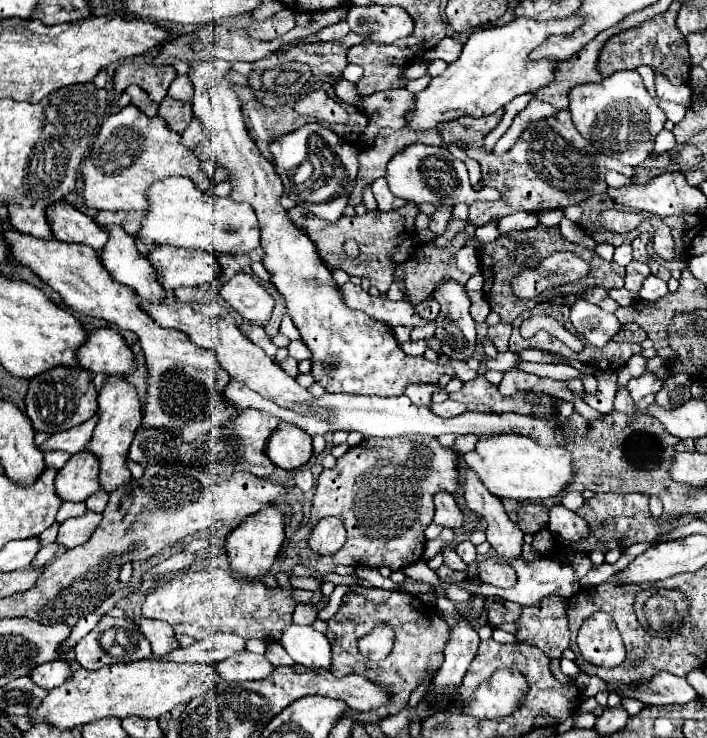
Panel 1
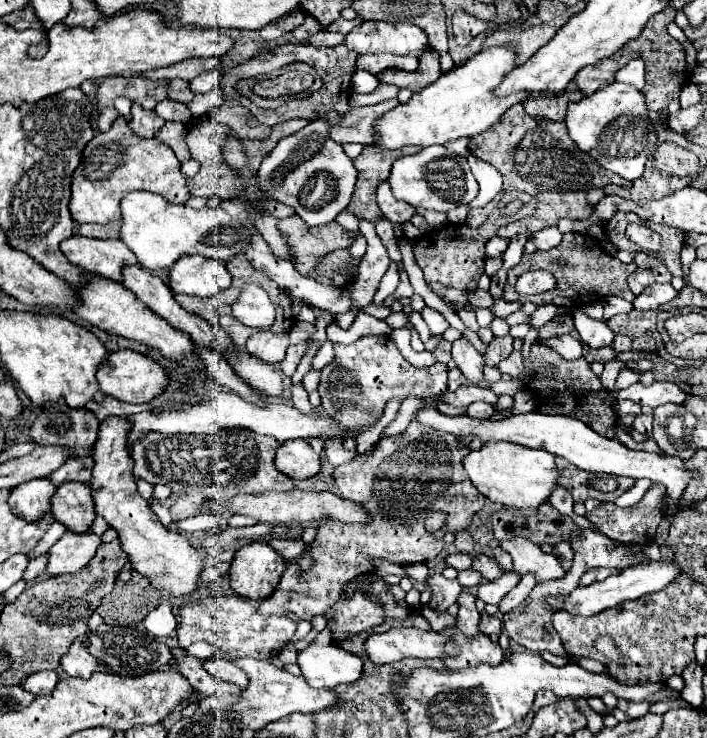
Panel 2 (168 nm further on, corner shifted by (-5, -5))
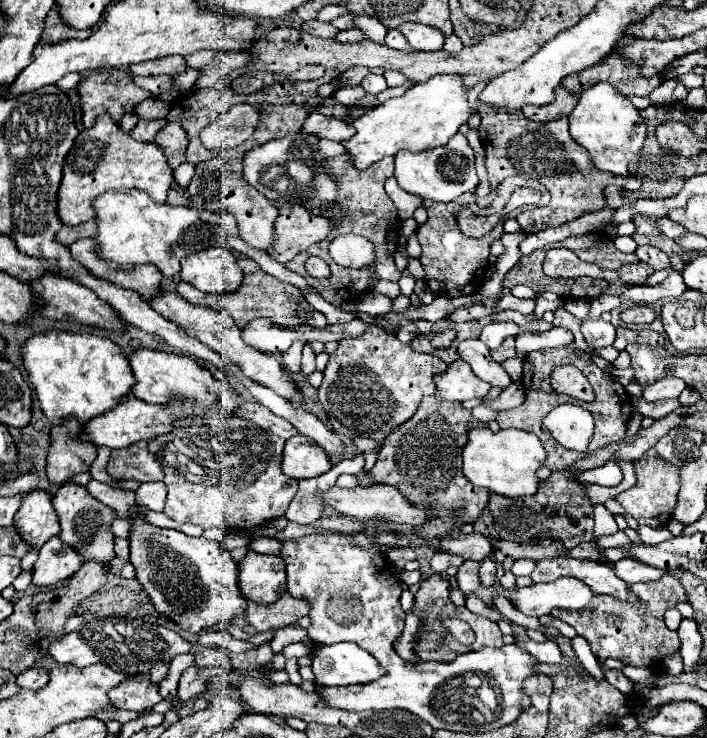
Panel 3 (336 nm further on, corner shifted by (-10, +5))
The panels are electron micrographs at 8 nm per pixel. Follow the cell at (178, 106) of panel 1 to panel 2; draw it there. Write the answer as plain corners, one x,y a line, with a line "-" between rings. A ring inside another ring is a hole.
165,123
163,129
155,135
161,143
167,143
167,147
173,149
179,163
189,161
189,149
185,143
185,125
183,123

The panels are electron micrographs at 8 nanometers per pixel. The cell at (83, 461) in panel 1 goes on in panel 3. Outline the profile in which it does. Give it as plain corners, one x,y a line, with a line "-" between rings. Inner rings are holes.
72,481
62,483
52,501
54,501
54,509
58,513
60,527
62,527
60,539
66,541
68,545
76,545
80,553
84,553
84,559
100,559
108,565
114,559
114,533
110,525
116,517
116,511
106,507
98,499
94,499
86,491
86,487

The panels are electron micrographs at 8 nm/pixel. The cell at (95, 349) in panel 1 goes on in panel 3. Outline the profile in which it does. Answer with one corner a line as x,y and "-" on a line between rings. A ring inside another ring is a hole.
136,349
130,357
130,367
136,377
136,385
132,387
132,395
146,403
166,403
176,417
194,417
204,415
210,409
232,411
236,407
236,393
228,385
228,381
216,381
210,371
202,369
194,359
154,351
154,349

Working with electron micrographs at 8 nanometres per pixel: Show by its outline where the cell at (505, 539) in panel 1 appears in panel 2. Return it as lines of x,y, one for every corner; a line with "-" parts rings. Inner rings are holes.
511,539
511,541
501,541
501,549
505,549
513,557
515,571
519,575
533,573
537,583
545,583
551,579
561,579
565,577
565,569
557,561
555,555
543,553
537,545
533,545
527,539

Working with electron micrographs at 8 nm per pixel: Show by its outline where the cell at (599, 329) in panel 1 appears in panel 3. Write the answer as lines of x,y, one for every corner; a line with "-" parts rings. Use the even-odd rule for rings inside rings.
584,319
582,321
582,335
590,349
608,347
616,339
616,327
602,319

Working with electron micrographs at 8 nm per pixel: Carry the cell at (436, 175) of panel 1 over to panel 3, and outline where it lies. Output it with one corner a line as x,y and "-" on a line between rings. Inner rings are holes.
456,133
456,137
452,137
452,141
448,141
448,145
442,147
426,149
420,153
410,153
410,151
396,153
394,177
404,191
432,201
454,201
460,195
470,193
478,187
474,151
462,133

